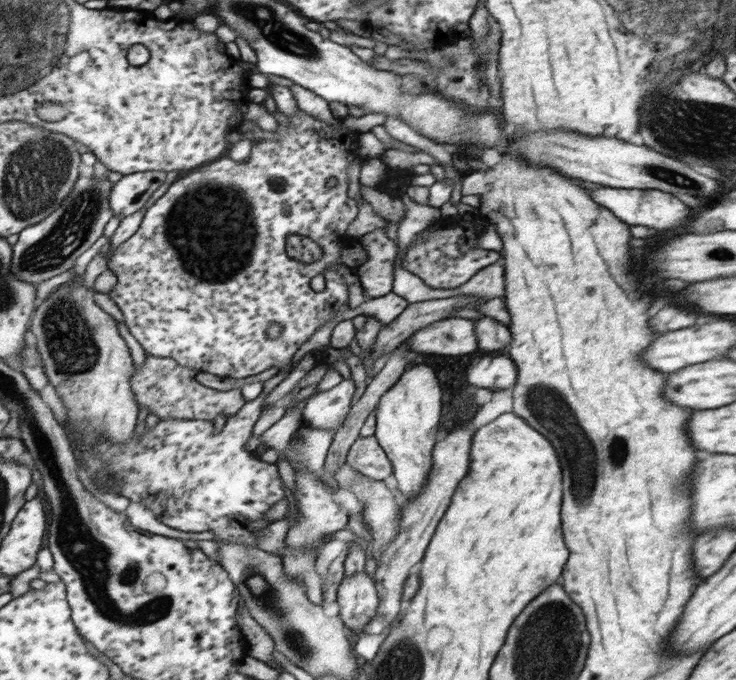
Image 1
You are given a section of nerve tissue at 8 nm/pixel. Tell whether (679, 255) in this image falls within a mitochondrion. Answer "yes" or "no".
no

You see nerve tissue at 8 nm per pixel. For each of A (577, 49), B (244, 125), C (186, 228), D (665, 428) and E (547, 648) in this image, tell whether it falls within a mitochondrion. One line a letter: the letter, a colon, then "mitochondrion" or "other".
A: other
B: other
C: mitochondrion
D: other
E: mitochondrion

